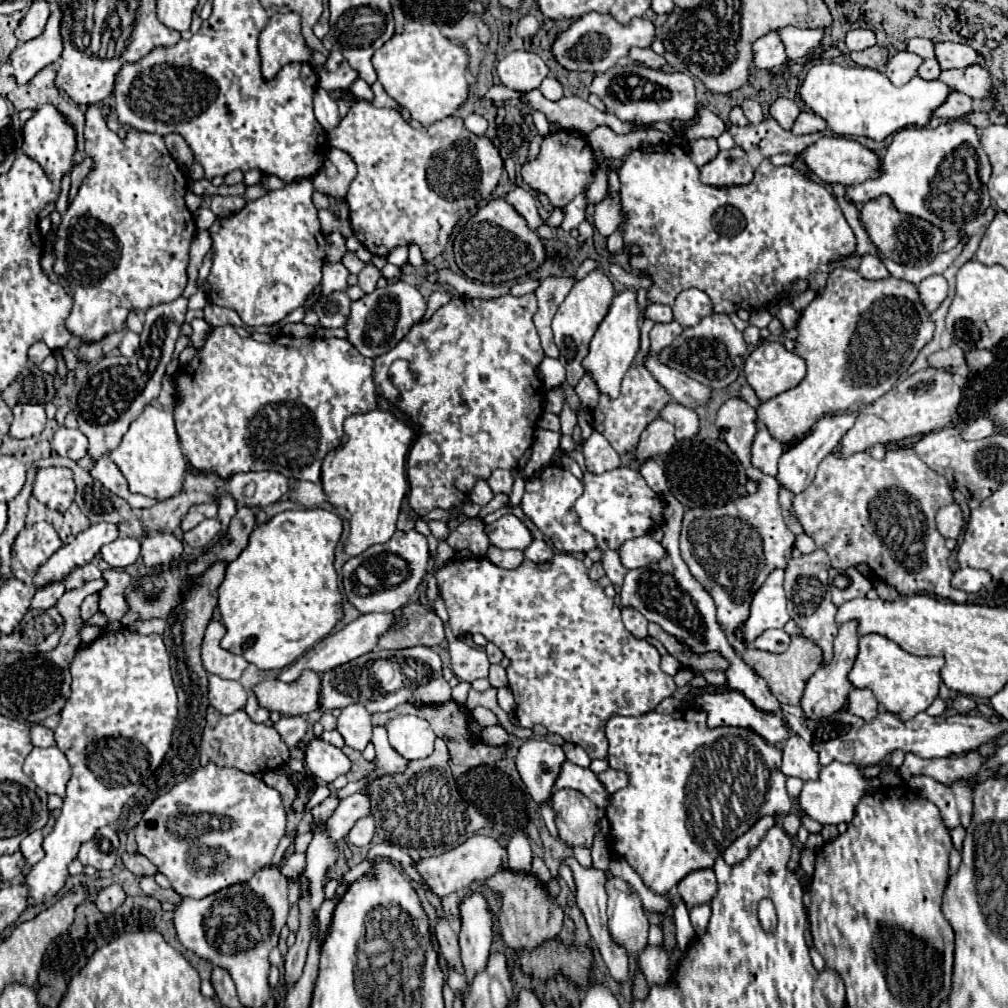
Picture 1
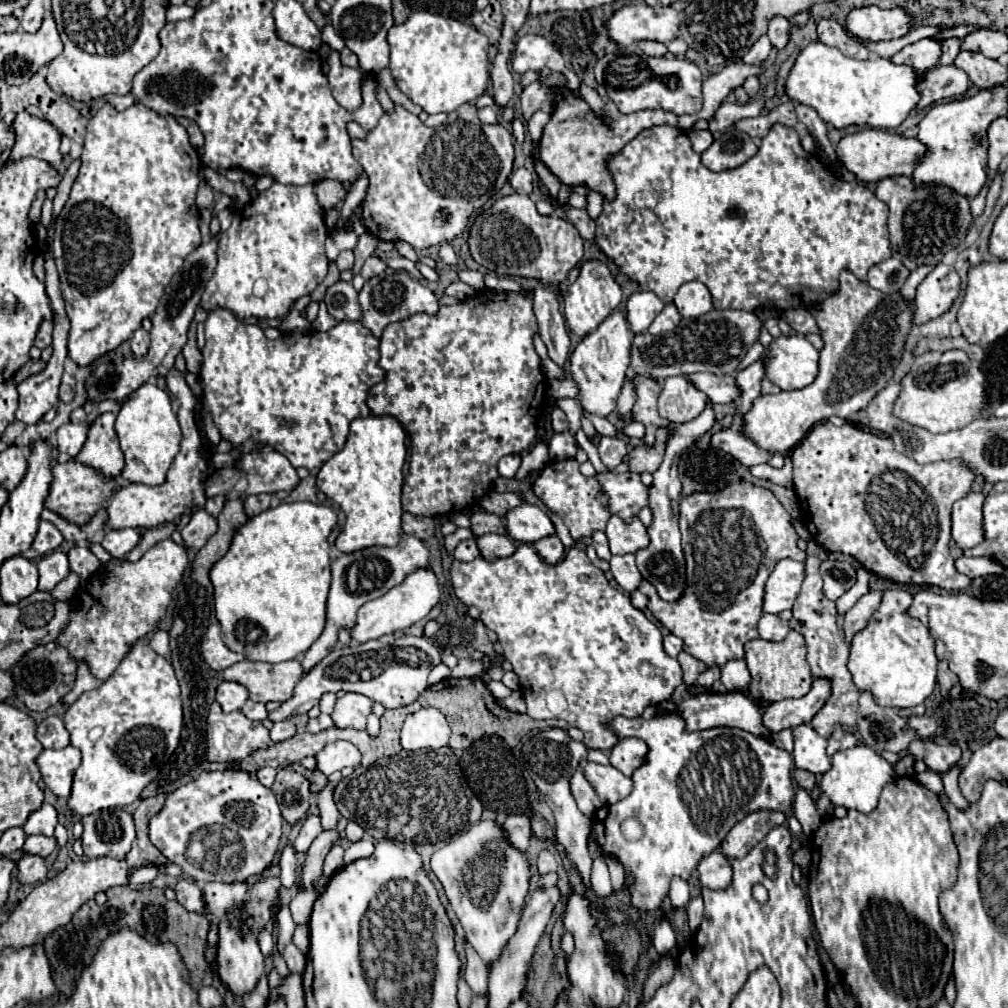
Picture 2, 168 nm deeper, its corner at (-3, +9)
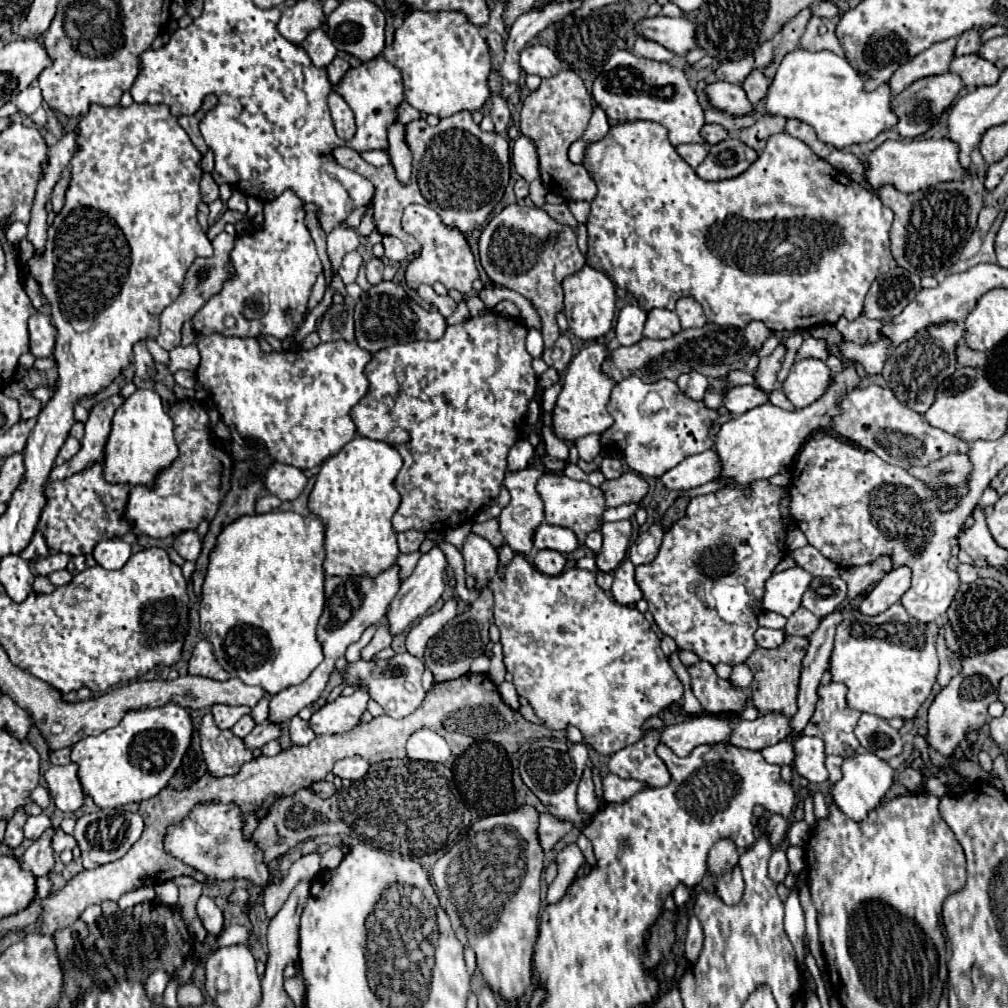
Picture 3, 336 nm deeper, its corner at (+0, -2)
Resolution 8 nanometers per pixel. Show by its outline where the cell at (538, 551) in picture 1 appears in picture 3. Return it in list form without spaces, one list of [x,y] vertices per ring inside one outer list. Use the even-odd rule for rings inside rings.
[[[539,550],[535,554],[535,560],[533,560],[537,570],[547,574],[547,576],[561,574],[563,568],[565,568],[565,562],[567,562],[565,556],[561,552],[555,552],[555,550]]]

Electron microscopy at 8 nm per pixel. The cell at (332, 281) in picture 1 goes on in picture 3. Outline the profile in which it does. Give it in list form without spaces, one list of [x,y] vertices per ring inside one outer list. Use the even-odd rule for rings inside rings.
[[[349,252],[349,254],[343,258],[343,264],[341,264],[341,268],[339,268],[339,276],[341,276],[341,280],[343,280],[345,284],[355,282],[361,264],[363,264],[361,254],[359,254],[359,252]]]

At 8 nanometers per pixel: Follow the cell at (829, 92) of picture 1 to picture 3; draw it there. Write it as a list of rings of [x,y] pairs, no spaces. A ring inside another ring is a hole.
[[[797,48],[781,60],[769,86],[765,108],[771,116],[795,118],[813,126],[817,138],[833,148],[869,142],[885,128],[893,128],[897,116],[891,112],[889,86],[883,84],[873,92],[865,92],[863,82],[845,58],[827,50],[807,52]]]

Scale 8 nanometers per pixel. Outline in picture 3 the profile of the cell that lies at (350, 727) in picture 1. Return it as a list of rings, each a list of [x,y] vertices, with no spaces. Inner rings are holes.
[[[365,686],[357,688],[351,696],[339,696],[331,704],[317,708],[309,720],[315,734],[339,734],[347,732],[361,722],[361,714],[367,710],[369,694]]]

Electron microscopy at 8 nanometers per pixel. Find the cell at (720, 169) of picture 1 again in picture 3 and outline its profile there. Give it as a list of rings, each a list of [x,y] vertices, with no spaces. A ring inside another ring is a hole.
[[[725,138],[709,148],[707,158],[695,168],[703,180],[727,180],[743,174],[757,160],[757,152],[739,138]]]

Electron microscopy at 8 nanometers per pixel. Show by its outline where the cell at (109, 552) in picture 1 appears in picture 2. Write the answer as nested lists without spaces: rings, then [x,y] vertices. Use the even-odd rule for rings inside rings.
[[[120,529],[106,533],[102,547],[112,557],[124,557],[128,551],[132,551],[138,545],[138,541],[140,541],[140,533],[136,529]]]

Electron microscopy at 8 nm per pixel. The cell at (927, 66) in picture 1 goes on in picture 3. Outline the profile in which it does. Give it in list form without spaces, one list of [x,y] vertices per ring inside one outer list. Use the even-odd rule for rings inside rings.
[[[971,28],[971,32],[963,32],[963,36],[957,38],[955,56],[973,54],[973,52],[979,52],[979,48],[981,48],[981,34],[977,28]]]

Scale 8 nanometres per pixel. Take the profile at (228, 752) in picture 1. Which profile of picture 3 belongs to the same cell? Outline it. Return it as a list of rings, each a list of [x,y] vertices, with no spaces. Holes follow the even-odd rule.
[[[211,714],[203,716],[203,722],[199,726],[199,738],[201,752],[211,776],[237,774],[241,766],[253,758],[241,738],[237,738],[231,730],[217,728]]]

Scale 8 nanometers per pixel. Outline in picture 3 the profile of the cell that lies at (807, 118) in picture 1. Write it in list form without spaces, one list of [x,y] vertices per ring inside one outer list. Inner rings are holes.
[[[787,120],[785,132],[791,134],[791,136],[795,136],[795,138],[799,138],[799,140],[803,140],[819,158],[827,158],[827,156],[831,154],[829,146],[823,144],[823,142],[817,138],[815,130],[813,130],[809,124],[803,124],[803,122],[799,122],[799,120]]]

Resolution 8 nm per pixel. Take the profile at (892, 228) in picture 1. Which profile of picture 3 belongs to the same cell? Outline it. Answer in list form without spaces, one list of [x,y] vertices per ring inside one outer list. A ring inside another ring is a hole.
[[[977,150],[975,160],[975,178],[961,182],[941,182],[929,188],[923,188],[913,194],[899,192],[895,186],[887,184],[881,190],[881,200],[895,214],[891,226],[891,252],[901,268],[915,272],[917,276],[937,276],[947,272],[961,256],[963,246],[977,228],[977,216],[983,206],[983,170],[985,162]]]

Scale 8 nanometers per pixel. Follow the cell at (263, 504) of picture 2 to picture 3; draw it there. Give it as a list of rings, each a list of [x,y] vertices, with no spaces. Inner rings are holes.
[[[267,494],[267,496],[263,496],[263,498],[257,500],[257,512],[265,514],[265,512],[271,512],[271,510],[277,510],[279,504],[281,504],[281,500],[277,496]]]

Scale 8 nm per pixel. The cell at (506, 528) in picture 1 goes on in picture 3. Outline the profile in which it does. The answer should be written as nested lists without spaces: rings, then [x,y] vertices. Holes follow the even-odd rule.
[[[541,524],[535,532],[535,550],[549,548],[549,550],[557,550],[561,554],[569,554],[569,552],[575,552],[579,546],[581,544],[579,544],[575,532],[569,528]]]

